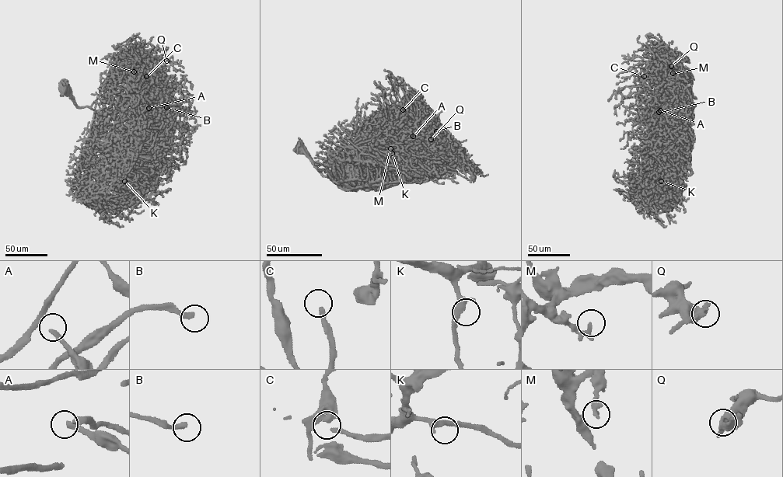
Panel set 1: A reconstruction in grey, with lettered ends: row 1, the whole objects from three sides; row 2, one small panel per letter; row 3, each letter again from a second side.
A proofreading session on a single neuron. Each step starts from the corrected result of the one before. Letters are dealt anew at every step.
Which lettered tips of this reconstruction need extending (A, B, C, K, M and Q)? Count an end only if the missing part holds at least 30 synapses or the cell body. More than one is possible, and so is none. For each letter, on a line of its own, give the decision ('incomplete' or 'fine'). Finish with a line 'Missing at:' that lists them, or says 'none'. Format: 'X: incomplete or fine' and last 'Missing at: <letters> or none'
A: incomplete
B: incomplete
C: incomplete
K: fine
M: fine
Q: fine
Missing at: A, B, C

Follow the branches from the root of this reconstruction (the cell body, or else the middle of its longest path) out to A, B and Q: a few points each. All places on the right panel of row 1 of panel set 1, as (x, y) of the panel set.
A: (661, 79), (689, 109), (692, 109), (693, 105), (695, 106), (691, 109), (678, 108), (674, 115), (660, 110)
B: (661, 79), (689, 109), (692, 109), (693, 105), (695, 106), (690, 109), (666, 106), (658, 112)
Q: (661, 79), (686, 104), (679, 64), (680, 60), (689, 61), (670, 59), (668, 64), (670, 63), (671, 66)

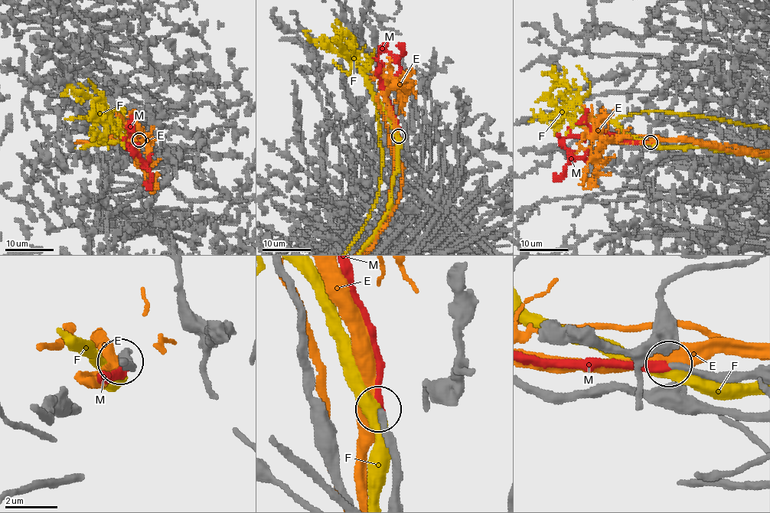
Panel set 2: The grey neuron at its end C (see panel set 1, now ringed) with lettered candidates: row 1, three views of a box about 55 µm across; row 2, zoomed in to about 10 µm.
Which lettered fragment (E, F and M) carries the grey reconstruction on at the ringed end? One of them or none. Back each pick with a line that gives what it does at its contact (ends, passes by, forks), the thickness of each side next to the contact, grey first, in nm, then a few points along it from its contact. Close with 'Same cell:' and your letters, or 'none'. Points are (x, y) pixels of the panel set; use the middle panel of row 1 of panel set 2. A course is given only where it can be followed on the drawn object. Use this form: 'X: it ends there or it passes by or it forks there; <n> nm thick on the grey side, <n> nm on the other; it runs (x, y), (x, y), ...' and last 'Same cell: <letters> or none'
M: it ends there; 240 nm thick on the grey side, 280 nm on the other; it runs (399, 135), (393, 109), (383, 91), (379, 53), (387, 51), (398, 57), (404, 53), (401, 44)
Same cell: M

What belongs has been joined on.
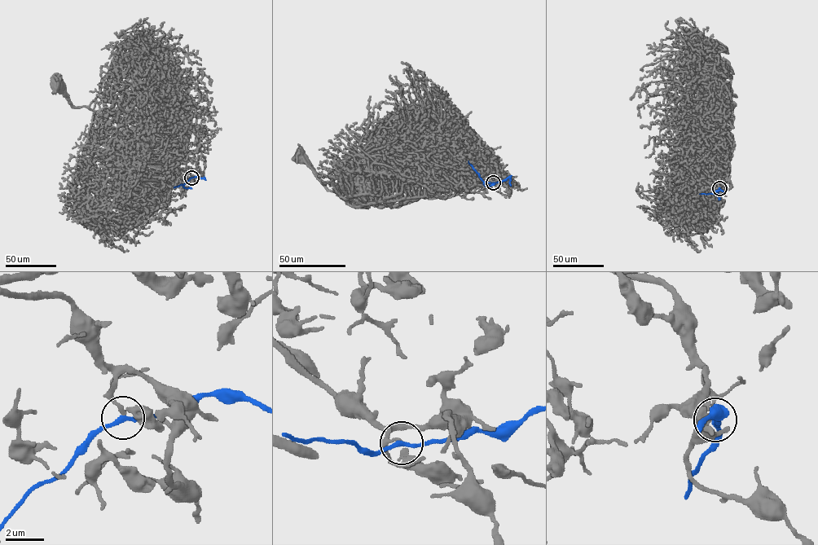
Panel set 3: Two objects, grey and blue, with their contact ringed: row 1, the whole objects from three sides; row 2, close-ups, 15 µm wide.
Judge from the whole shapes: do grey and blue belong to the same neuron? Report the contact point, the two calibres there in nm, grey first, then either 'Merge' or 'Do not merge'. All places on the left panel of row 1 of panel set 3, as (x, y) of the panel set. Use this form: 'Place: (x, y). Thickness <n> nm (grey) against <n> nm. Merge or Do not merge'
Place: (191, 178). Thickness 190 nm (grey) against 200 nm. Do not merge

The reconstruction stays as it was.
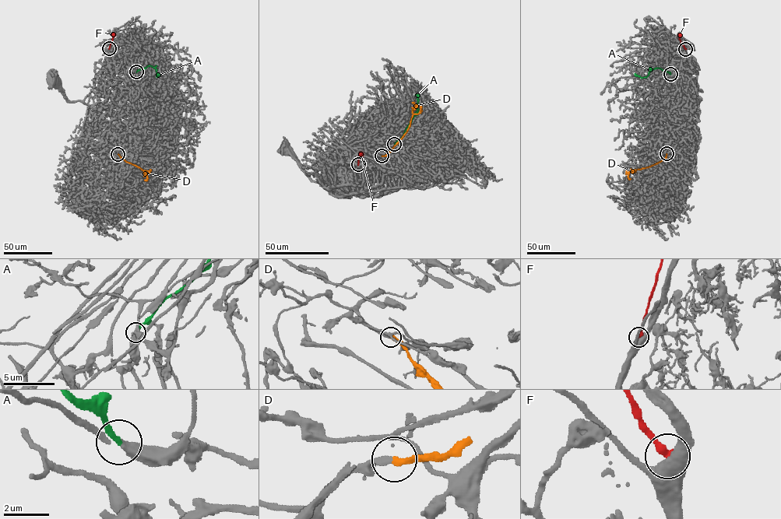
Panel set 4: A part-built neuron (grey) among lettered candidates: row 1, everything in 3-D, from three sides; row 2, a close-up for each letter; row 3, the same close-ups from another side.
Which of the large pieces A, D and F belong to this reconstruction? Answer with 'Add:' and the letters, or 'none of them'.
Add: A, D

